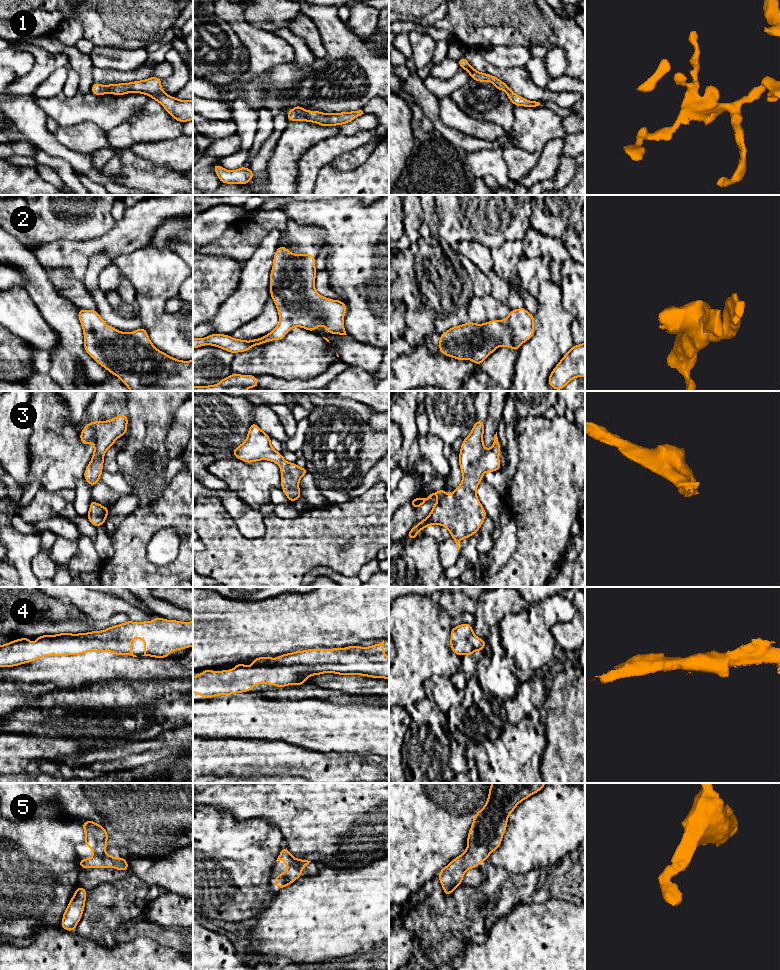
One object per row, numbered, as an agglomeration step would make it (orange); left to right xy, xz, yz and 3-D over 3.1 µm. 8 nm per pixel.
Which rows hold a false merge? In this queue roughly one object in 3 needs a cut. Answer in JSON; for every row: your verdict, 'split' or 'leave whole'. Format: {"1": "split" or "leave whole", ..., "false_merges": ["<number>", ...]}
{"1": "leave whole", "2": "leave whole", "3": "leave whole", "4": "leave whole", "5": "leave whole", "false_merges": []}

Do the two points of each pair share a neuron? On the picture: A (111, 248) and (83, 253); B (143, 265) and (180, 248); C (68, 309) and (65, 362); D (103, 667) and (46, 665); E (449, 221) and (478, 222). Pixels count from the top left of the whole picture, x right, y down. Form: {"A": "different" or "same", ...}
{"A": "same", "B": "different", "C": "same", "D": "same", "E": "same"}

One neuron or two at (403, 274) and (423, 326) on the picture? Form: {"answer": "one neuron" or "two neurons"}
{"answer": "one neuron"}

